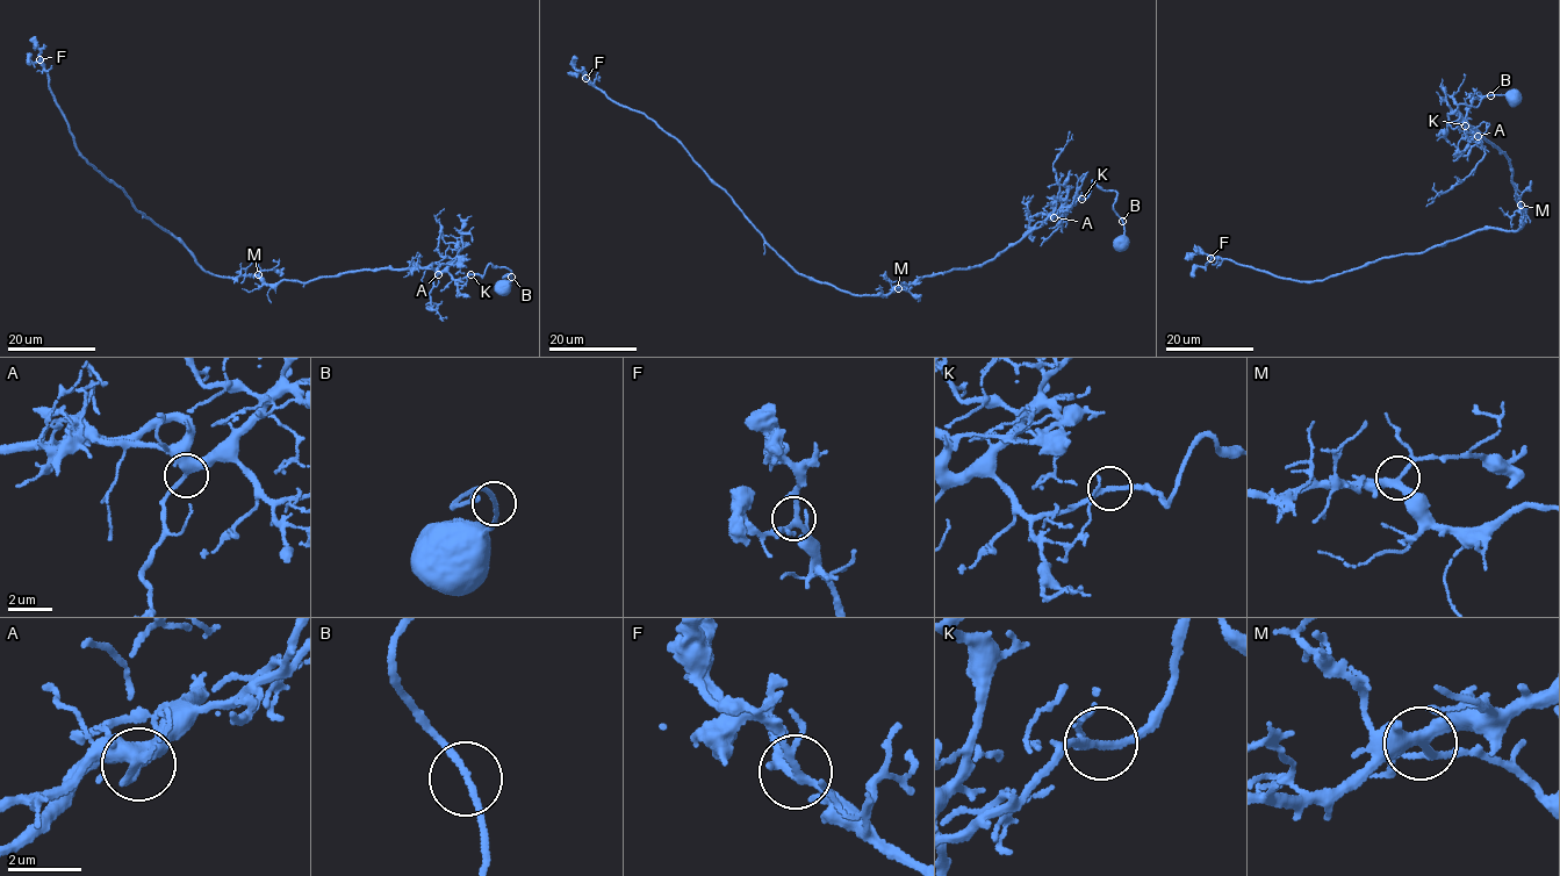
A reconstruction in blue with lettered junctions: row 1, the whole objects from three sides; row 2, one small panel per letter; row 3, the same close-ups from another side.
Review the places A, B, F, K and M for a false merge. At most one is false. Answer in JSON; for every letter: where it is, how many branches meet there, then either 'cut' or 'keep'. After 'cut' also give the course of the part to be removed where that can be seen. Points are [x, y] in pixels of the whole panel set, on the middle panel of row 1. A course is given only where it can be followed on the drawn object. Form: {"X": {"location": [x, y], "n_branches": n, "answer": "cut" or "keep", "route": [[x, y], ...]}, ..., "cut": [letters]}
{"A": {"location": [1054, 217], "n_branches": 3, "answer": "keep"}, "B": {"location": [1122, 221], "n_branches": 2, "answer": "keep"}, "F": {"location": [586, 78], "n_branches": 5, "answer": "keep"}, "K": {"location": [1082, 199], "n_branches": 3, "answer": "keep"}, "M": {"location": [898, 288], "n_branches": 3, "answer": "keep"}, "cut": []}

